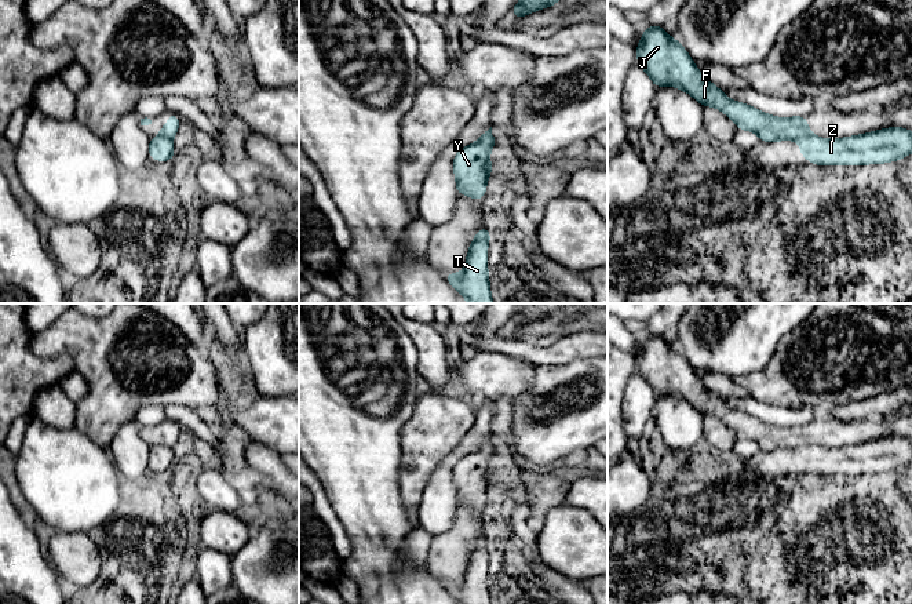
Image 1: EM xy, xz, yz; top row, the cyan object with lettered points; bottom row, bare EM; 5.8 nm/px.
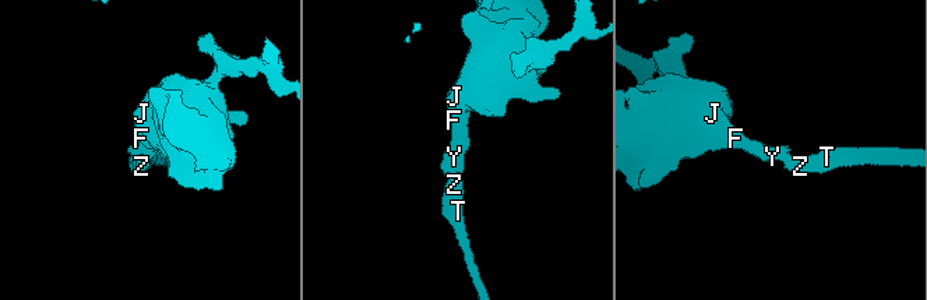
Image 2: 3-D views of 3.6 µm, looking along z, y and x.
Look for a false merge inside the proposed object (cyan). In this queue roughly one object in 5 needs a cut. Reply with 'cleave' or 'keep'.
cleave

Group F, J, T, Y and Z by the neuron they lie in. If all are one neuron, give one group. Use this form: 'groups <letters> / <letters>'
groups F J Y / T Z

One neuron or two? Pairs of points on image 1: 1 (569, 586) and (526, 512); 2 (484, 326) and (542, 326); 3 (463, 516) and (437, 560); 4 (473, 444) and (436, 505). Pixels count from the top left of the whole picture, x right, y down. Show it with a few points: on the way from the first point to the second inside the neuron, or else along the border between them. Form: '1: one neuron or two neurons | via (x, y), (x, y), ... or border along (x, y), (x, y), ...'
1: one neuron | via (548, 577), (537, 566), (524, 532)
2: two neurons | border along (510, 321), (495, 334)
3: one neuron | via (463, 527), (463, 534), (448, 549)
4: one neuron | via (456, 455), (444, 470), (441, 488)

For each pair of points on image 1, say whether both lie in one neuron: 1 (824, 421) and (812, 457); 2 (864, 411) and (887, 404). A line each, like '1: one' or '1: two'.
1: two
2: one

